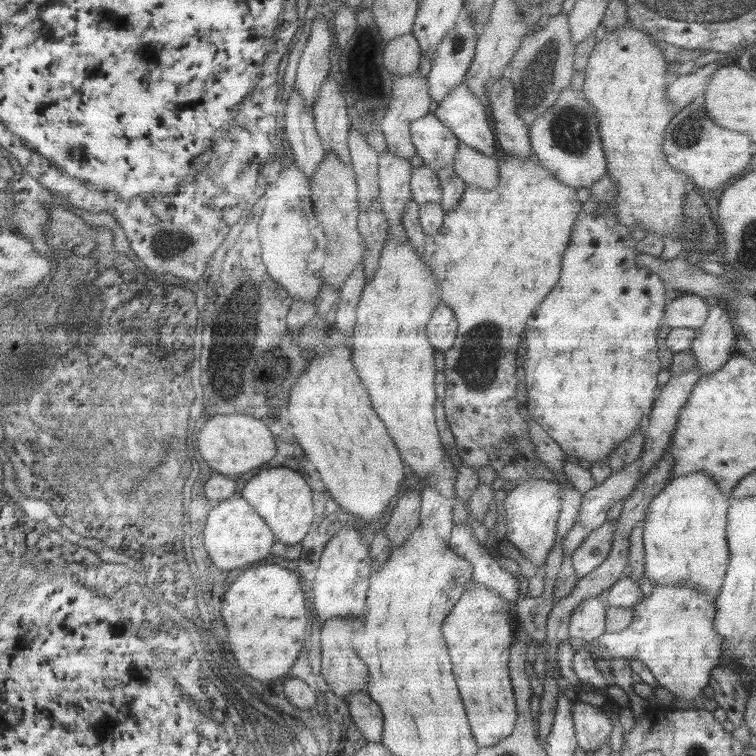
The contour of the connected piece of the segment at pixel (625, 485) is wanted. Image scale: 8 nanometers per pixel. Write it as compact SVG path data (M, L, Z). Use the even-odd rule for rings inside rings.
M635 459L623 469L612 472L599 485L582 494L581 504L573 526L561 540L562 556L569 555L583 544L585 535L605 522L607 510L618 500L633 491L640 479L639 459Z

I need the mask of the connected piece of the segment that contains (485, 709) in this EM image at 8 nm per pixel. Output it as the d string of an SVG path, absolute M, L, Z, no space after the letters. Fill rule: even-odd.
M479 584L464 589L443 619L441 634L477 746L493 746L508 736L515 725L516 708L507 672L515 625L511 604L501 599L499 593Z

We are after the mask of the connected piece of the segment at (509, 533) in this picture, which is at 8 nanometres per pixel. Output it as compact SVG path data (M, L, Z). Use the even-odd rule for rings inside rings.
M531 478L522 484L515 485L505 495L502 506L505 510L504 538L511 542L523 557L537 567L535 574L528 579L527 596L539 596L544 587L543 561L555 543L555 525L560 508L559 485L542 480L542 478L538 478L538 480Z

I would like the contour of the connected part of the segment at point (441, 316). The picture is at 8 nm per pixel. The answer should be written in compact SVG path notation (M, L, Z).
M439 303L433 308L433 312L431 312L425 325L424 332L427 334L428 344L435 351L445 353L454 342L455 326L457 324L453 318L453 311L447 305Z

